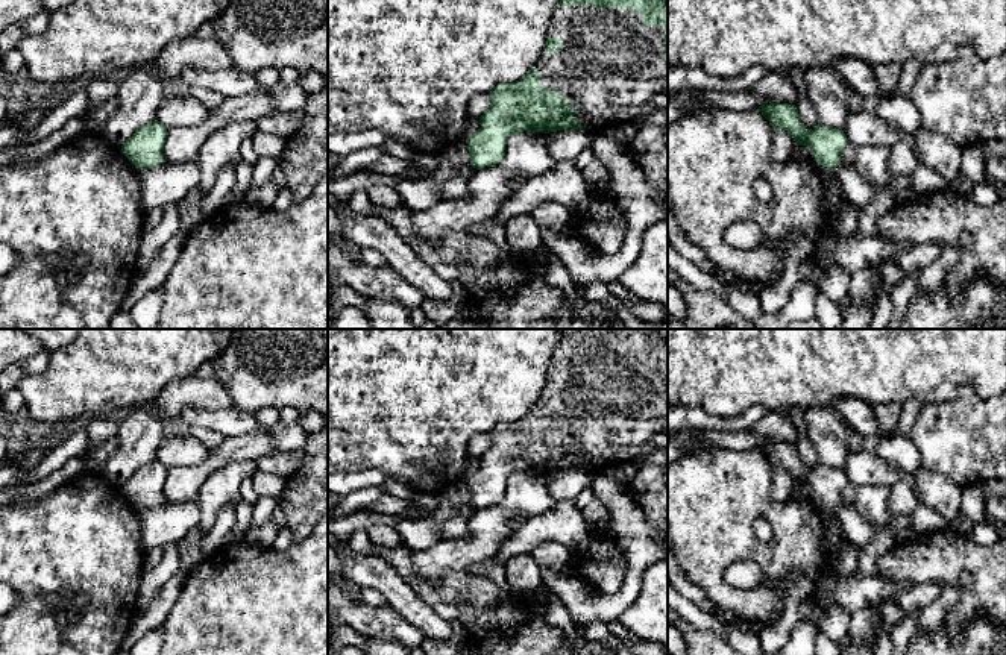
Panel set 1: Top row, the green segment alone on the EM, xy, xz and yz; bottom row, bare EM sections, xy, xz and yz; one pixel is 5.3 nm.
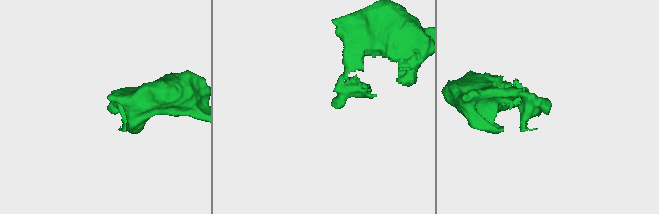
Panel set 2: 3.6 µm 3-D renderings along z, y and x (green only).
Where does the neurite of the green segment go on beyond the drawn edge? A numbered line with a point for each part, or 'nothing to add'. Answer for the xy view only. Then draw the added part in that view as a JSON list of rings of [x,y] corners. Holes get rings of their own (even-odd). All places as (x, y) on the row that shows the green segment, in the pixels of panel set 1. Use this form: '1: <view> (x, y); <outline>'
nothing to add

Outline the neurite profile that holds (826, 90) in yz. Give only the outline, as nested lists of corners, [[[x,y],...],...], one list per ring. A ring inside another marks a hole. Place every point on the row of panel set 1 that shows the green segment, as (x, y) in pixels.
[[[813,67],[804,70],[804,82],[819,123],[844,130],[850,114],[844,80],[830,67]]]

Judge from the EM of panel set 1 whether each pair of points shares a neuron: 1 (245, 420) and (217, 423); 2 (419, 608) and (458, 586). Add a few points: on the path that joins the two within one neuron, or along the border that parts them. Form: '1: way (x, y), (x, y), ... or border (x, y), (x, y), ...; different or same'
1: way (238, 422), (223, 422); same
2: border (401, 578), (449, 622); different

